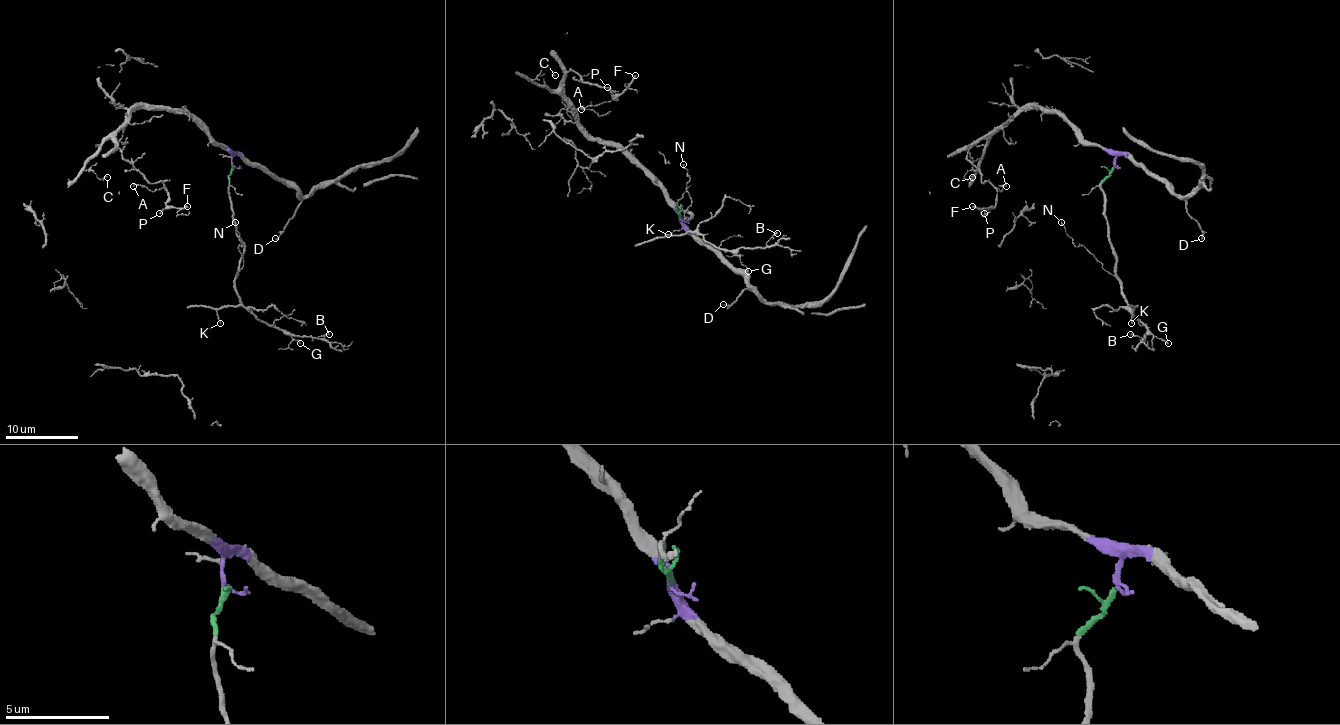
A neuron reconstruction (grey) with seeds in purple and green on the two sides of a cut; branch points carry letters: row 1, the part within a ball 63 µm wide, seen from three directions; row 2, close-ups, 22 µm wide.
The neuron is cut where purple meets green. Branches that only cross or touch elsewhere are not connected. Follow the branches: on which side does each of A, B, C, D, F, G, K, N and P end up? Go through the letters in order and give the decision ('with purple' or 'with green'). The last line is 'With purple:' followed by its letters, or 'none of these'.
A: with purple
B: with green
C: with purple
D: with purple
F: with purple
G: with green
K: with green
N: with green
P: with purple
With purple: A, C, D, F, P

